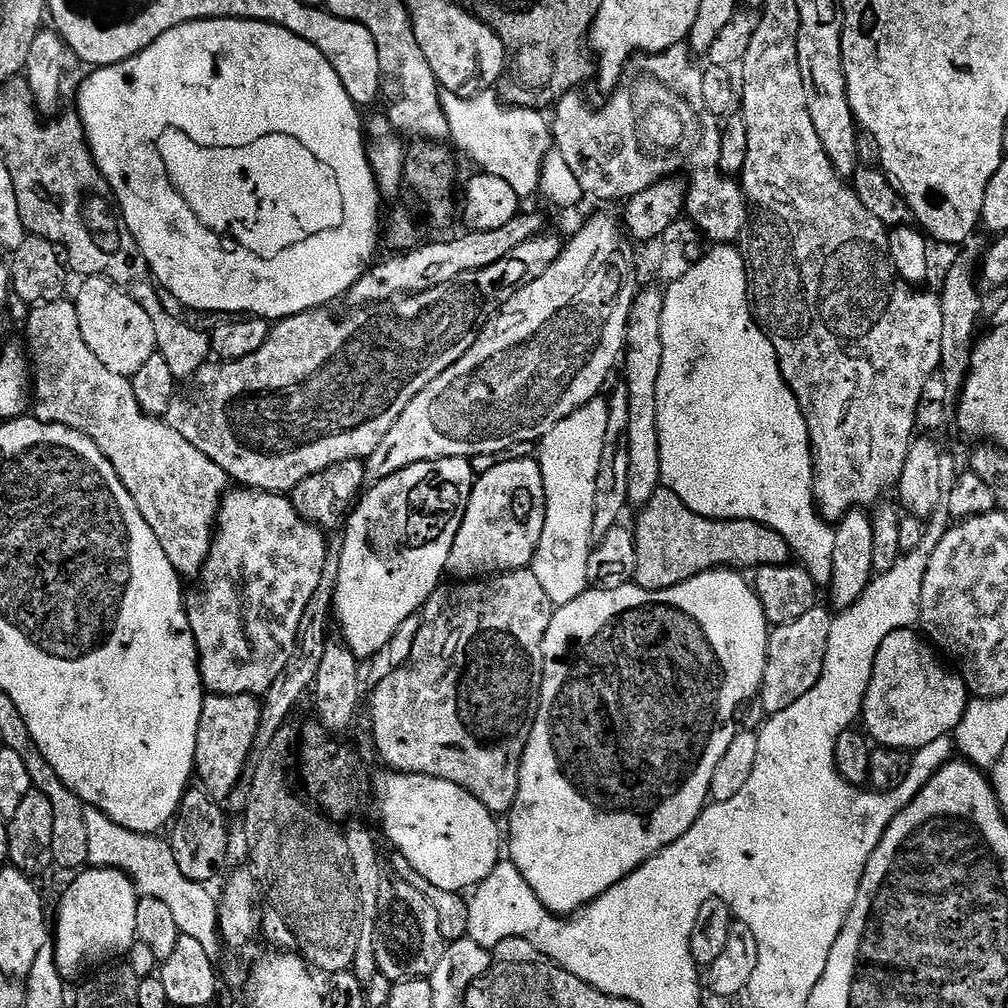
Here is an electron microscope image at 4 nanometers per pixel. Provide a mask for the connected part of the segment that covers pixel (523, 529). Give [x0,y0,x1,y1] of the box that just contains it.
[447,459,546,582]

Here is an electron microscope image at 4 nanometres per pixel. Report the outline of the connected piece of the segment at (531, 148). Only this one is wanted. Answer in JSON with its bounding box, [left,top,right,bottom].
[440,90,554,200]

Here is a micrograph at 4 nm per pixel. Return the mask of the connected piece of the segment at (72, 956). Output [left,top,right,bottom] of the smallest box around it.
[54,867,140,982]

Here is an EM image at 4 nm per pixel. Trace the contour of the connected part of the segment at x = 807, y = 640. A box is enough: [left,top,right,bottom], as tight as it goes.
[758,606,834,716]

